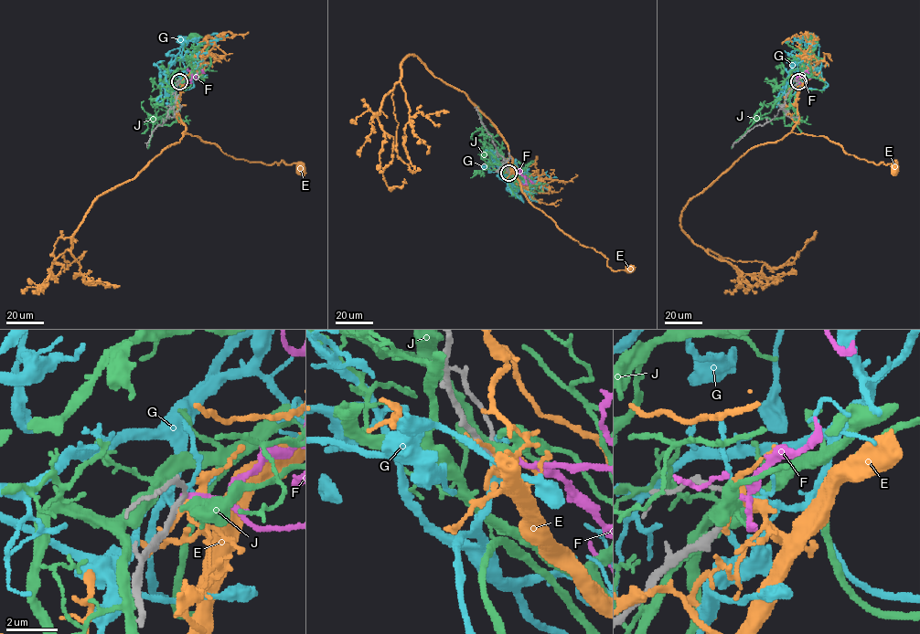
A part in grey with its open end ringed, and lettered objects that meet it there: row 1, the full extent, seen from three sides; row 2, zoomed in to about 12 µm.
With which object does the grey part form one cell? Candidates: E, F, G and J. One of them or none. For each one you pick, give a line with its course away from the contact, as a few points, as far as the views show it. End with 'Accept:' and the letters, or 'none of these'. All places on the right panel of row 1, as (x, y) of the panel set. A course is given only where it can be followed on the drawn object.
G: via (798, 81), (812, 89), (823, 89), (827, 86), (822, 78), (818, 46), (815, 39)
Accept: G

